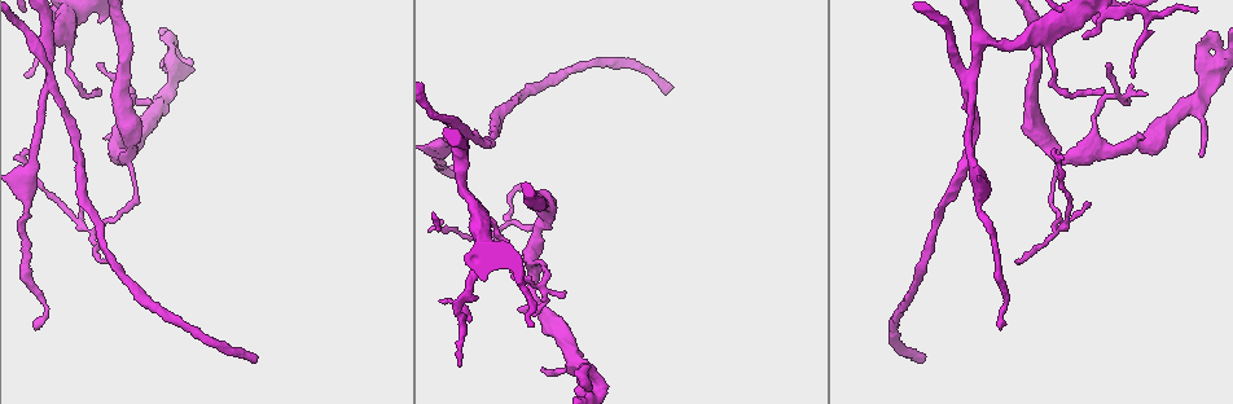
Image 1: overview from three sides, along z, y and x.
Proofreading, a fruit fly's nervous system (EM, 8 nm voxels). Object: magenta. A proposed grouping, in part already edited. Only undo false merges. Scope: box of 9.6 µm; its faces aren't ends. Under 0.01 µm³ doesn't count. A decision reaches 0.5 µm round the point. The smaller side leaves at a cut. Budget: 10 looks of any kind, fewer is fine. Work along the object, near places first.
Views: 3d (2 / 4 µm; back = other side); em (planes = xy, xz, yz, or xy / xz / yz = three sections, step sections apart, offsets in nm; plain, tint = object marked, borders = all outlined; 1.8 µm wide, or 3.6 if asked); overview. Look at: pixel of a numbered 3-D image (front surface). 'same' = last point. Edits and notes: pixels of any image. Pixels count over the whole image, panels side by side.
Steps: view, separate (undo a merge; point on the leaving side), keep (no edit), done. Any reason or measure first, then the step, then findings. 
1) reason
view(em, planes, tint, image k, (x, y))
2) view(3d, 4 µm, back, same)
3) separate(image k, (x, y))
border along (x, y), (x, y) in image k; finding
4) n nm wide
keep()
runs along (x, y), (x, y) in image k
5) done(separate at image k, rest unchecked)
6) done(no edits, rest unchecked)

sharp bend
view(em, planes, tint, image 1, (589, 377))

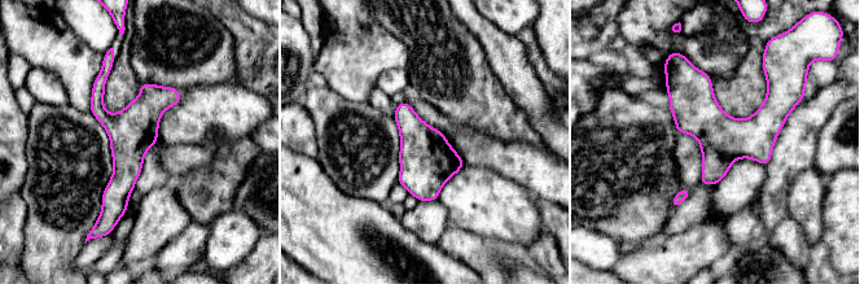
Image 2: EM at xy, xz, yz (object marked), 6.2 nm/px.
keep()
continuous, no second cell

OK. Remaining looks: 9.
abrupt turn
view(em, yz, step 8, tint, image 1, (1113, 98))

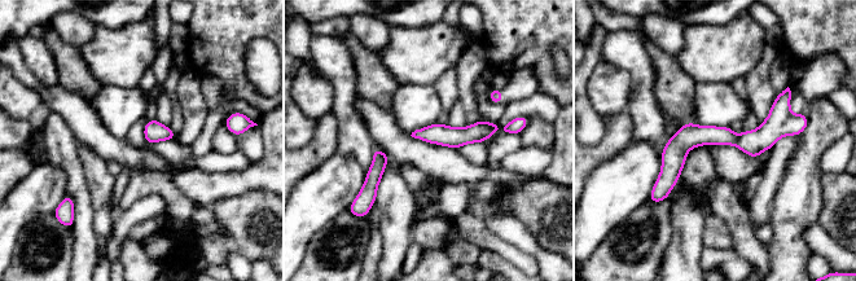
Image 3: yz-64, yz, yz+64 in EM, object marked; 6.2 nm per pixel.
130 nm wide
keep()
one cell here

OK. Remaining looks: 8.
view(em, planes, tint, image 1, (129, 157))

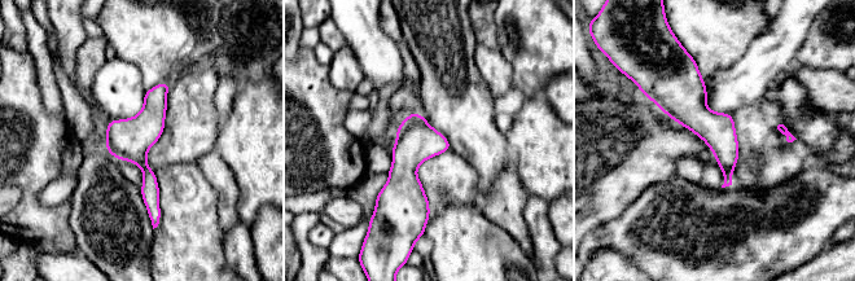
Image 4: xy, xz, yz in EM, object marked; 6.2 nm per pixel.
keep()
one cell here

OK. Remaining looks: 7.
abrupt turn
view(em, yz, step 8, tint, image 1, (1051, 226))

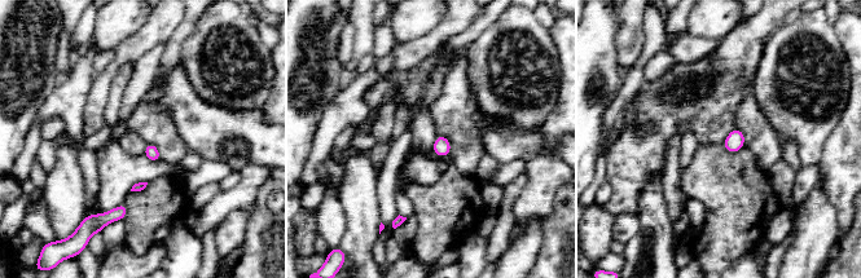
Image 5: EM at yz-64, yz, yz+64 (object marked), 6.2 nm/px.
another direction
view(em, planes, borders, same)

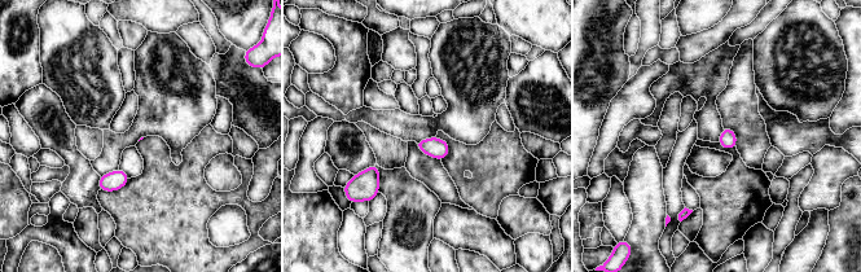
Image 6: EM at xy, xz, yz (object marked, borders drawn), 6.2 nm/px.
keep()
one cell here

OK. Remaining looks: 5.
done(no edits, rest unchecked)

